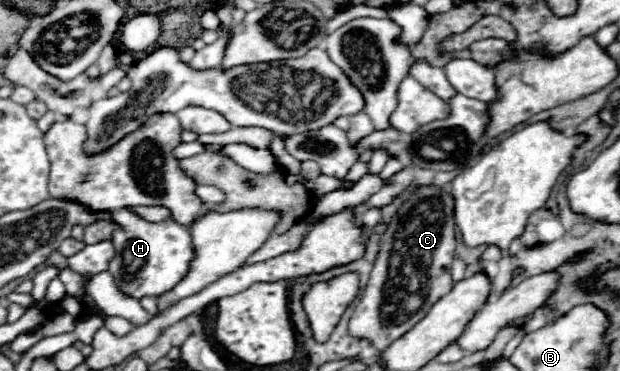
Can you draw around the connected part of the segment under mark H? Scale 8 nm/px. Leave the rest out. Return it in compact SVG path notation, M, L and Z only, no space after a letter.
M126 208L112 214L112 220L122 228L114 232L112 244L116 248L116 258L110 262L110 274L116 280L116 286L130 298L144 296L162 296L168 292L186 272L190 272L190 260L194 260L194 246L186 226L180 226L174 220L150 224Z

